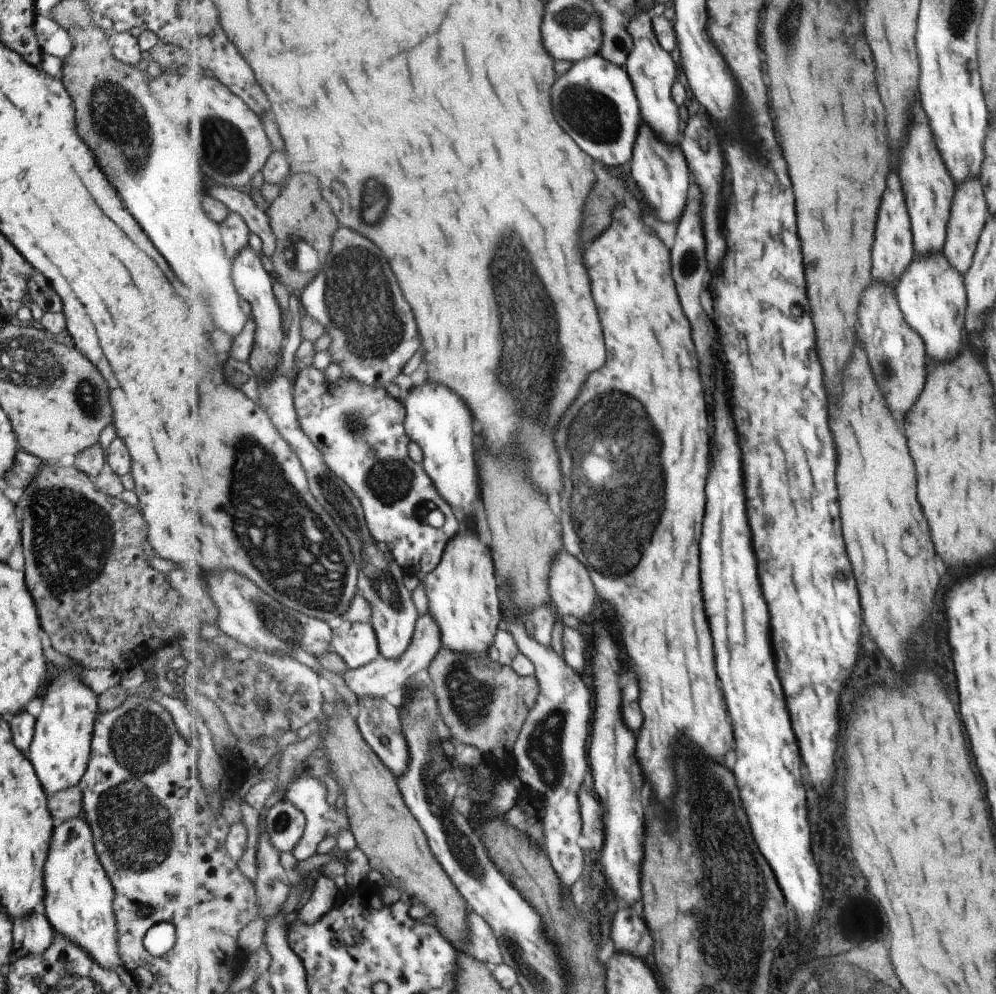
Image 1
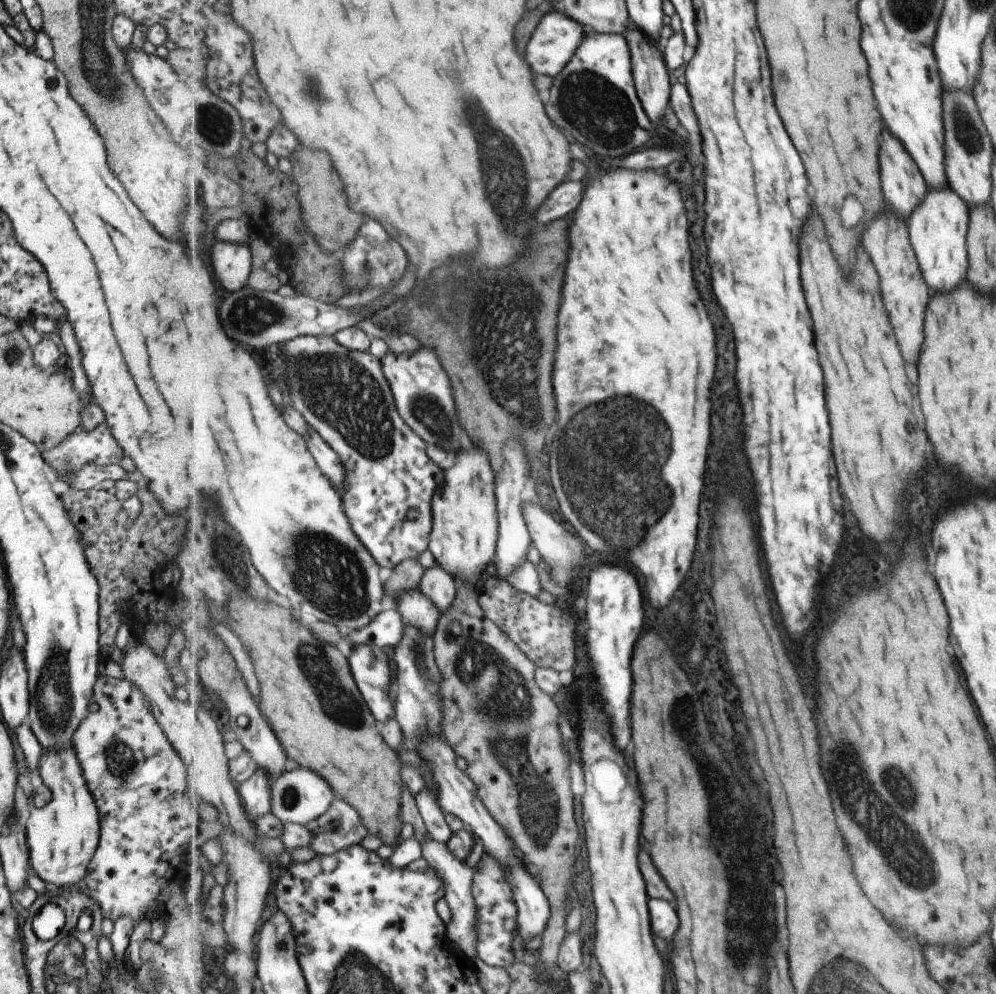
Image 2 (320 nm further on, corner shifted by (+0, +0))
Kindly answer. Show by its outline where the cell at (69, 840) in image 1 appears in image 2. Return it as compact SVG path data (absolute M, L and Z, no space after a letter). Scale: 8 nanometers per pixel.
M59 745L56 749L42 749L38 760L36 782L42 782L50 792L50 799L45 806L31 806L29 818L25 823L25 840L28 850L29 867L42 880L44 886L64 887L79 884L86 875L86 866L98 845L98 812L86 787L81 767L72 745Z

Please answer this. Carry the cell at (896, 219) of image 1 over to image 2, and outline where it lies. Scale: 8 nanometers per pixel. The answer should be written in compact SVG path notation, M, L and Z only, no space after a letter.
M887 130L881 132L881 190L885 190L885 202L889 208L903 220L920 204L926 193L926 182L922 177L920 168L905 146L891 136Z

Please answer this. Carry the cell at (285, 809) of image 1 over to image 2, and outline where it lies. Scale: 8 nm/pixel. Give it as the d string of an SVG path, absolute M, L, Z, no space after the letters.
M301 767L285 771L272 784L272 813L284 823L307 824L329 810L337 796L334 788L317 771Z

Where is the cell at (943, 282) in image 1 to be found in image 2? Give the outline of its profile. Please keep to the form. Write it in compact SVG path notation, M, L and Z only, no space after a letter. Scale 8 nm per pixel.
M948 185L938 189L929 189L922 201L911 213L909 217L909 240L911 246L917 246L918 267L922 272L922 277L933 286L935 292L949 292L955 288L967 268L967 255L965 252L965 232L967 230L966 202Z

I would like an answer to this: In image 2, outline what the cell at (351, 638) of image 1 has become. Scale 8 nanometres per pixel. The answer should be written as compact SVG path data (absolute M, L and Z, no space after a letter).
M398 608L381 611L365 628L352 632L351 649L357 645L377 645L389 650L396 647L404 637L406 621Z

